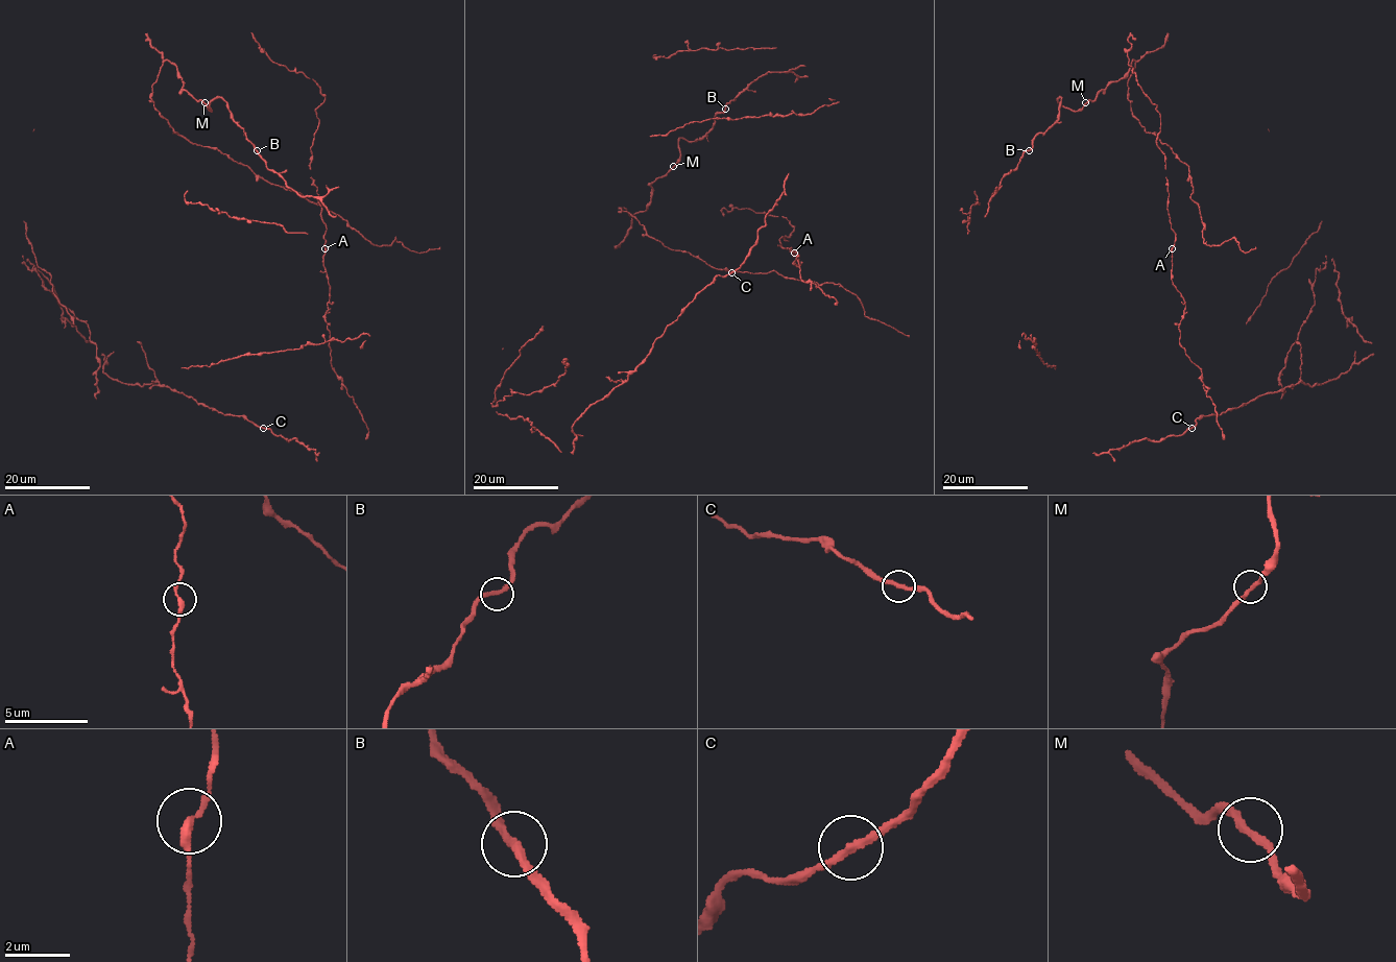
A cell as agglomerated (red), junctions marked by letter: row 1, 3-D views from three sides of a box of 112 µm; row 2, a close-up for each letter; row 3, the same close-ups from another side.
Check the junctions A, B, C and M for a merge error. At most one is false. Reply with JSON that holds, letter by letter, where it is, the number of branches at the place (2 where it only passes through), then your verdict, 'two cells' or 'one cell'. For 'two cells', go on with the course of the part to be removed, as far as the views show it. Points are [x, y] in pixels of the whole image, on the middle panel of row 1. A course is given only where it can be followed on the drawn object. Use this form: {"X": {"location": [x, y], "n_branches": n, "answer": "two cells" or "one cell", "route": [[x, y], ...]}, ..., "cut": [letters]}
{"A": {"location": [794, 253], "n_branches": 2, "answer": "one cell"}, "B": {"location": [725, 109], "n_branches": 2, "answer": "one cell"}, "C": {"location": [731, 272], "n_branches": 2, "answer": "two cells"}, "M": {"location": [673, 166], "n_branches": 2, "answer": "one cell"}, "cut": ["C"]}

